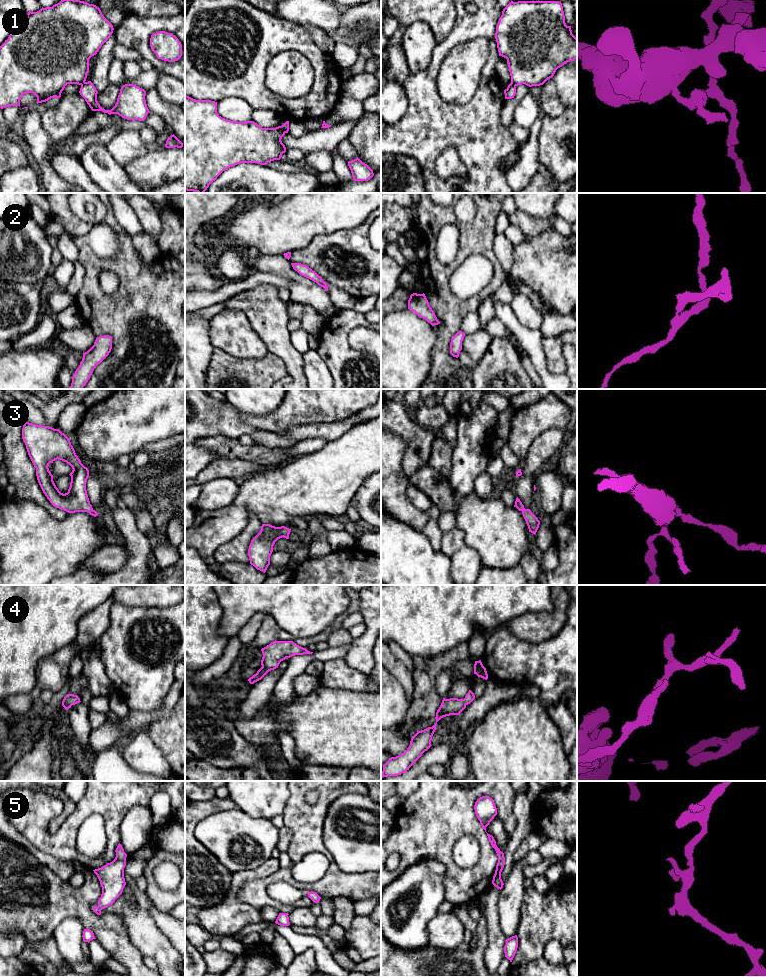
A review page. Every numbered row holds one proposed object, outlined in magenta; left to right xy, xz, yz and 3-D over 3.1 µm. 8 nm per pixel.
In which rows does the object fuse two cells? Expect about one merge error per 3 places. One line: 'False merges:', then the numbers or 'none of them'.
False merges: 1

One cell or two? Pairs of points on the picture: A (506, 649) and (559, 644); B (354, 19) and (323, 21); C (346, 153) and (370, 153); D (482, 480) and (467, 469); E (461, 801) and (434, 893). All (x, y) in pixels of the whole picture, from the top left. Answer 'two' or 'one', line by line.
A: one
B: two
C: two
D: two
E: two

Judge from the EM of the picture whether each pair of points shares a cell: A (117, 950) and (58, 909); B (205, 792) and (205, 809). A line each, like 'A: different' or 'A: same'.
A: same
B: different

